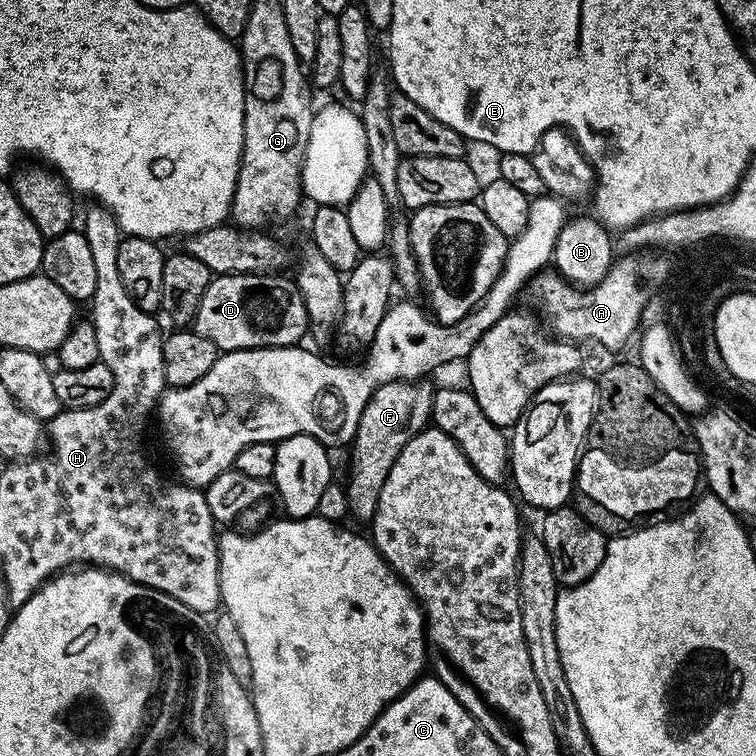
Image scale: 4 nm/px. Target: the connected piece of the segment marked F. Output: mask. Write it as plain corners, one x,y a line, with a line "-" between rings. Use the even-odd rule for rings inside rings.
427,379
395,380
386,382
382,387
376,388
374,394
366,402
356,427
356,436
351,442
352,469
348,472
346,491
348,496
348,510
351,519
371,521
378,506
378,494
382,490
382,482
386,482
386,474
390,474
390,466
394,466
396,459
402,454
402,446
406,442
416,439
416,435
429,427
432,418
433,385
428,385

